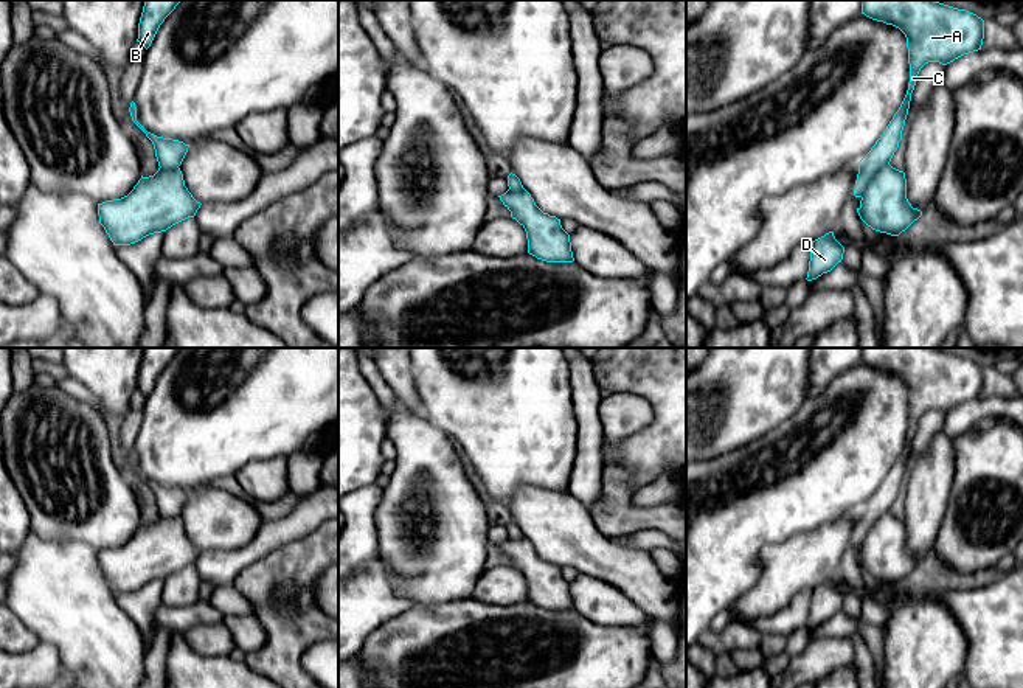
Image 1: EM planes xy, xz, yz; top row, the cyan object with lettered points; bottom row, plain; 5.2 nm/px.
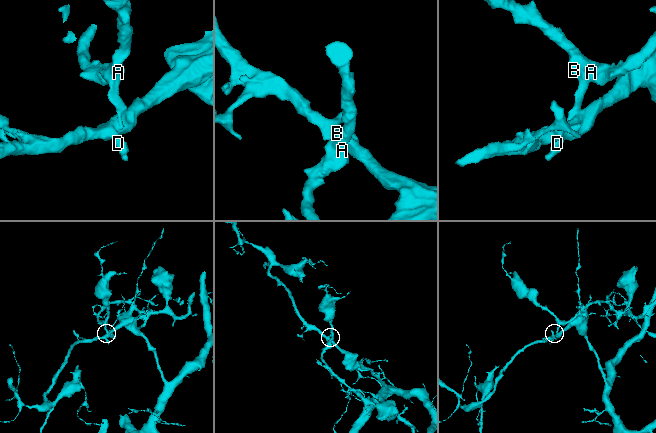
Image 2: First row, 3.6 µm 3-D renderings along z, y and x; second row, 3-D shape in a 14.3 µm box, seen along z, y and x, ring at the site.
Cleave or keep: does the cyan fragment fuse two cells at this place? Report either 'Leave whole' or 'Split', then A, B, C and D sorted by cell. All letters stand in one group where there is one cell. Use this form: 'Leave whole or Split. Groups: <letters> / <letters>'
Split. Groups: A B C / D

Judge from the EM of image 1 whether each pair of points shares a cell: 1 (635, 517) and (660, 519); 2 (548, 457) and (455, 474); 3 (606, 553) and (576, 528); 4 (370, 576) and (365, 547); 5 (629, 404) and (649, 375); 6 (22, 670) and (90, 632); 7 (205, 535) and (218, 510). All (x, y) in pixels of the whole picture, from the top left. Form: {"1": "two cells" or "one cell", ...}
{"1": "one cell", "2": "two cells", "3": "one cell", "4": "two cells", "5": "two cells", "6": "two cells", "7": "one cell"}

